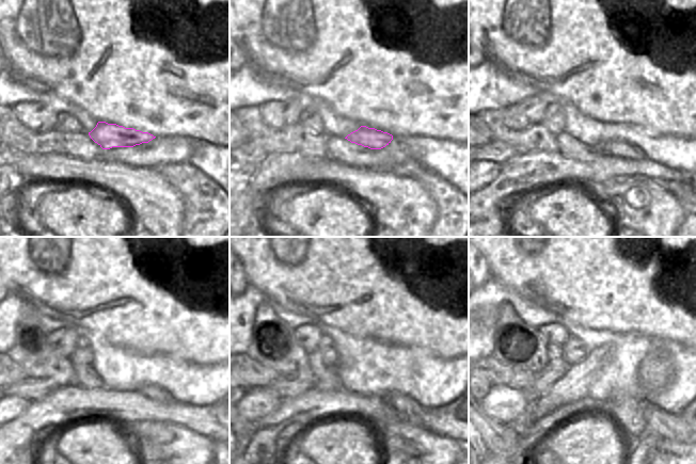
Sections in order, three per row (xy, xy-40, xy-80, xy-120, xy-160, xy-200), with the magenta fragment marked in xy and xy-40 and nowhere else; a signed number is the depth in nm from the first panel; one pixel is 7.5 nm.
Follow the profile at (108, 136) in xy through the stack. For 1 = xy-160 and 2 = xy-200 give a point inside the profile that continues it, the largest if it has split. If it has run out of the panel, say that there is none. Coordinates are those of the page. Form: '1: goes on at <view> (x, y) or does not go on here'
1: goes on at xy-160 (411, 412)
2: goes on at xy-200 (662, 424)

